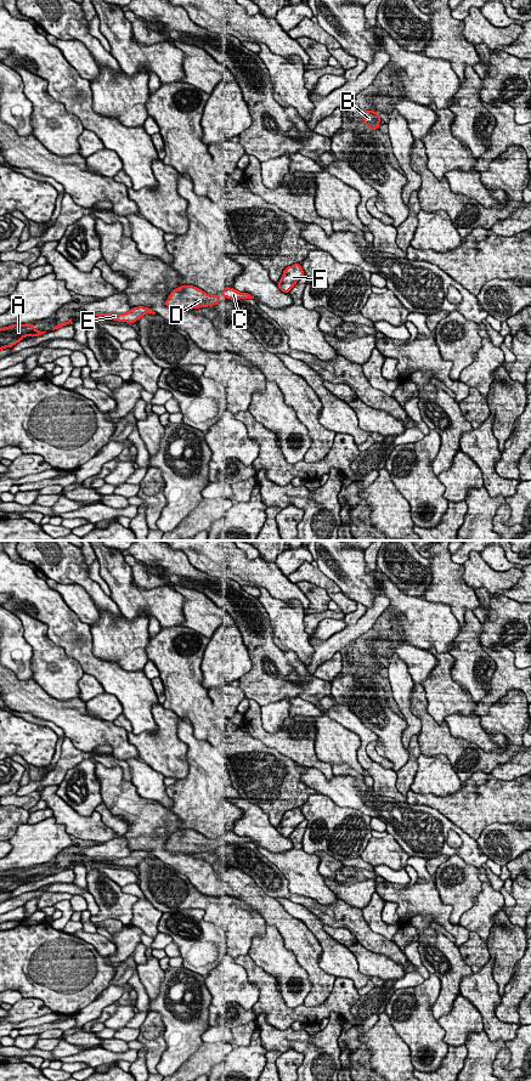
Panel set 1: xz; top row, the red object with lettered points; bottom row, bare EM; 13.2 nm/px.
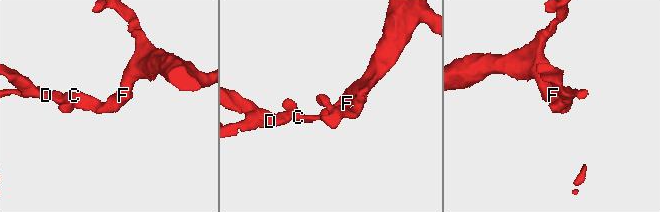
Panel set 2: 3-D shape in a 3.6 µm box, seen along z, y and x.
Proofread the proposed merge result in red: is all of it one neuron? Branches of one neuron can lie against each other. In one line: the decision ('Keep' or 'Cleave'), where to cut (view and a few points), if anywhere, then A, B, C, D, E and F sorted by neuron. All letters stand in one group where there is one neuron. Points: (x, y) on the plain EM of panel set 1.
Keep. No split. Groups: A B C D E F

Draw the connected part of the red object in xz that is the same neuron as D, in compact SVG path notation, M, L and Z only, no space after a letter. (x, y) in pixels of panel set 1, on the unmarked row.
M181 830L170 837L165 845L169 853L199 853L216 849L221 845L218 839L209 839L193 830Z

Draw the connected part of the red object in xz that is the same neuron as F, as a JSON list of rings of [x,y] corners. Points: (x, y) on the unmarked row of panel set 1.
[[[294,808],[283,815],[281,825],[277,827],[277,830],[282,836],[289,837],[289,834],[303,820],[305,820],[305,816],[303,815],[301,809]]]

